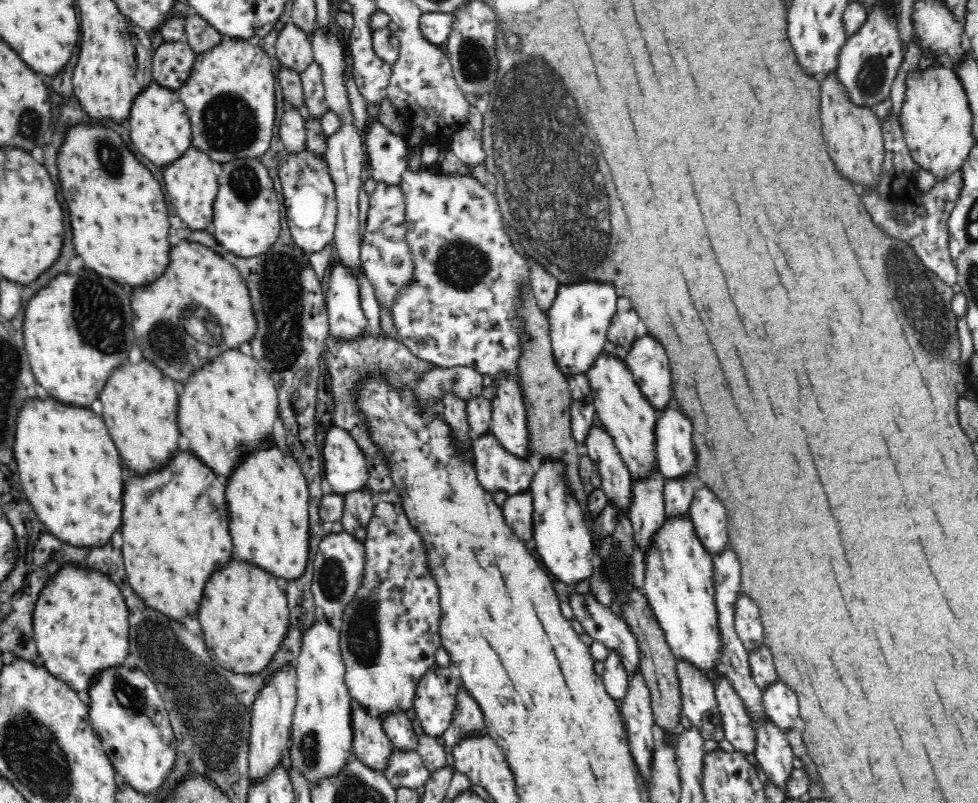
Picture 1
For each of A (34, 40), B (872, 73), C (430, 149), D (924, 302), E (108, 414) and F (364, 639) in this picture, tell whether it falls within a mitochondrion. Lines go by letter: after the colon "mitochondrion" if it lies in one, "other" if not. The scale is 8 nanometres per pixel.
A: other
B: mitochondrion
C: other
D: mitochondrion
E: other
F: mitochondrion

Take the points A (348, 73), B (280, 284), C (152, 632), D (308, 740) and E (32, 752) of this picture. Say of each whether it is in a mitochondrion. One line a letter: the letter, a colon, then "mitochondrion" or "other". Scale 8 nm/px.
A: other
B: mitochondrion
C: mitochondrion
D: mitochondrion
E: mitochondrion

